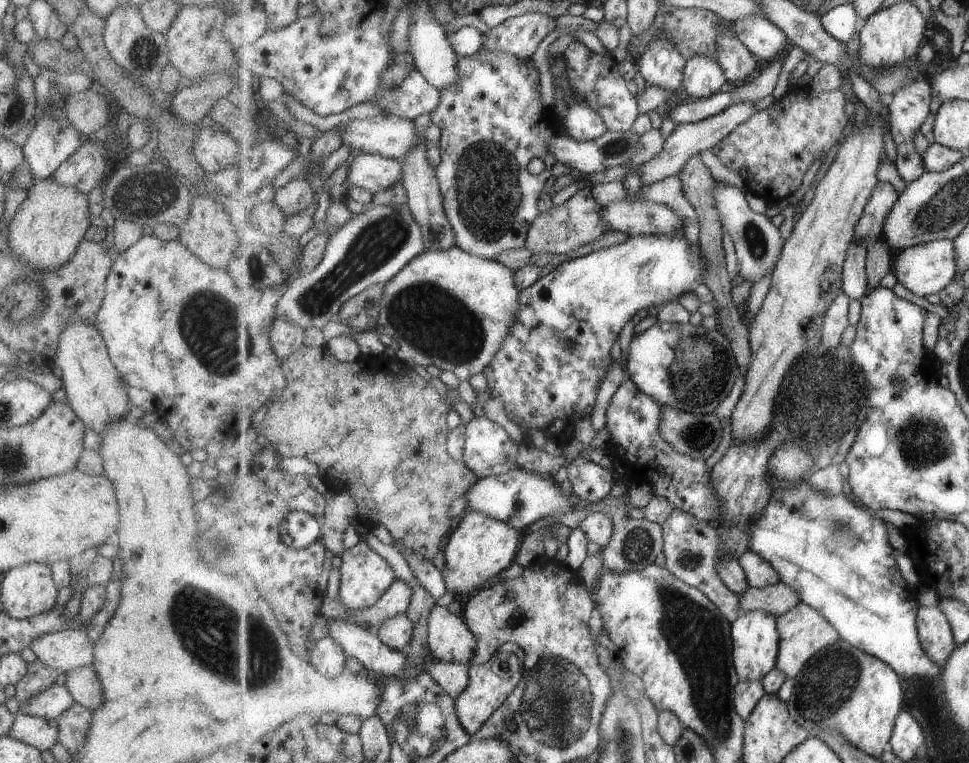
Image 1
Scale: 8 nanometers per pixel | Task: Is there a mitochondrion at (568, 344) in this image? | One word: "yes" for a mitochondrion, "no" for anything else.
yes

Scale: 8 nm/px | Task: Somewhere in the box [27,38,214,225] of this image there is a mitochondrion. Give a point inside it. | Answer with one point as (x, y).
(143, 196)

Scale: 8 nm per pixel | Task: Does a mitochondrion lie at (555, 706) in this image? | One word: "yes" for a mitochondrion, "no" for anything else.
yes

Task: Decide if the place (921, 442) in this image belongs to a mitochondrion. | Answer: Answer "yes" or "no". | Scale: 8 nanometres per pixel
yes

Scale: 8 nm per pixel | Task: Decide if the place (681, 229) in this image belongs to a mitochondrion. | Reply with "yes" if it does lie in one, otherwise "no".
no

